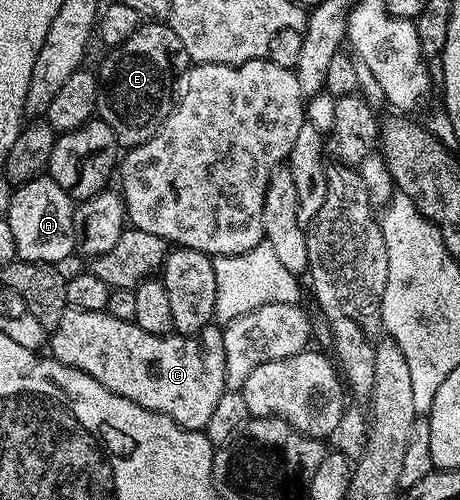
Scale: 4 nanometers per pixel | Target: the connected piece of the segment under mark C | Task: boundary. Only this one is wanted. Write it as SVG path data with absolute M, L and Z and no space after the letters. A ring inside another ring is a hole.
M67 307L58 325L49 333L48 352L60 363L96 378L96 382L100 382L100 386L104 386L109 392L115 392L136 402L136 406L164 414L181 428L202 430L205 429L208 418L212 418L216 402L220 402L220 398L228 389L224 338L221 334L214 334L211 340L206 340L203 344L200 341L201 339L193 336L148 334L148 330L144 330L133 320L112 318L105 311L89 312Z

